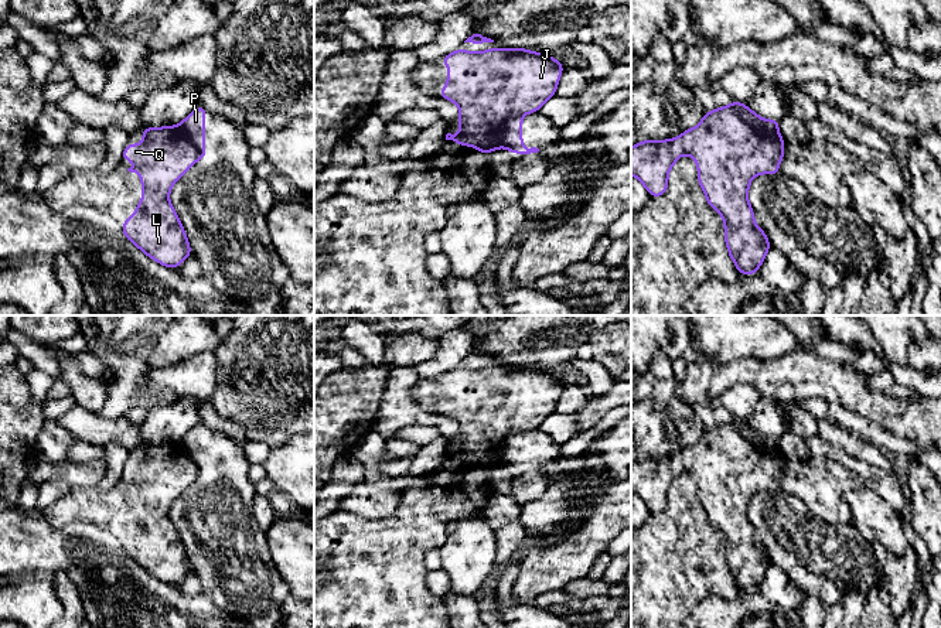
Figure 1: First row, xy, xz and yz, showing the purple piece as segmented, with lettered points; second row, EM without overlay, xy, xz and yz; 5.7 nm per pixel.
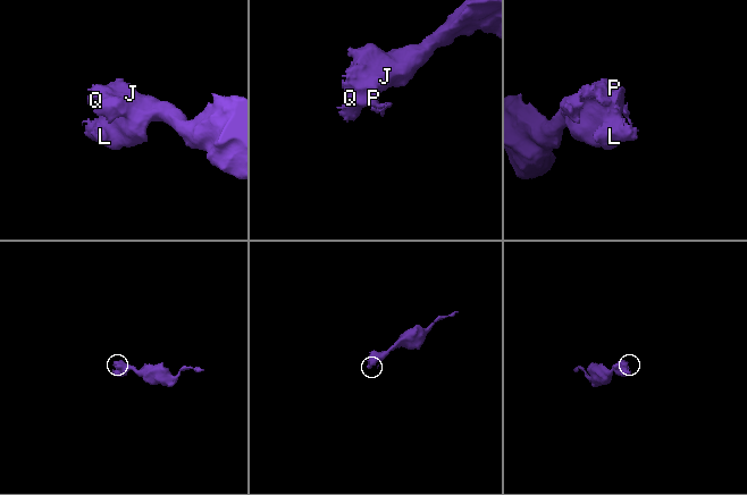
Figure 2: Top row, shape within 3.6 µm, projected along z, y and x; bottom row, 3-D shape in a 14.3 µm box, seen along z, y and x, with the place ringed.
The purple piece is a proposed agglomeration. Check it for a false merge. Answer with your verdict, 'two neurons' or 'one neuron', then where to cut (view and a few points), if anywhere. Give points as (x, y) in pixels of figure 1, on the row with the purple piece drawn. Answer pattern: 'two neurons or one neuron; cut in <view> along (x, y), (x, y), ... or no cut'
two neurons; cut in yz along (730, 105), (754, 130), (777, 133)

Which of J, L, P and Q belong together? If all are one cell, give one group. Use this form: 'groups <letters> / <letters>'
groups J L Q / P

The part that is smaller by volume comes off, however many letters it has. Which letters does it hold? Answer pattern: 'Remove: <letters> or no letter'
Remove: P

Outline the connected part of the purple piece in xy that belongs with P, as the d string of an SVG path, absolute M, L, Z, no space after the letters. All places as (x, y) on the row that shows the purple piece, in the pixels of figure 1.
M207 106L197 107L178 126L195 146L200 160L205 158L205 110Z

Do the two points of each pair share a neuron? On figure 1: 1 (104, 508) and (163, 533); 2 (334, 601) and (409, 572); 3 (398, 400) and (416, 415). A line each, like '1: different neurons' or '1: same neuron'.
1: same neuron
2: same neuron
3: same neuron

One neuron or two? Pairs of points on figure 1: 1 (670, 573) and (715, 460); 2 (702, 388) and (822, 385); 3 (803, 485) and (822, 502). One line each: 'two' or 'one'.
1: two
2: one
3: one

